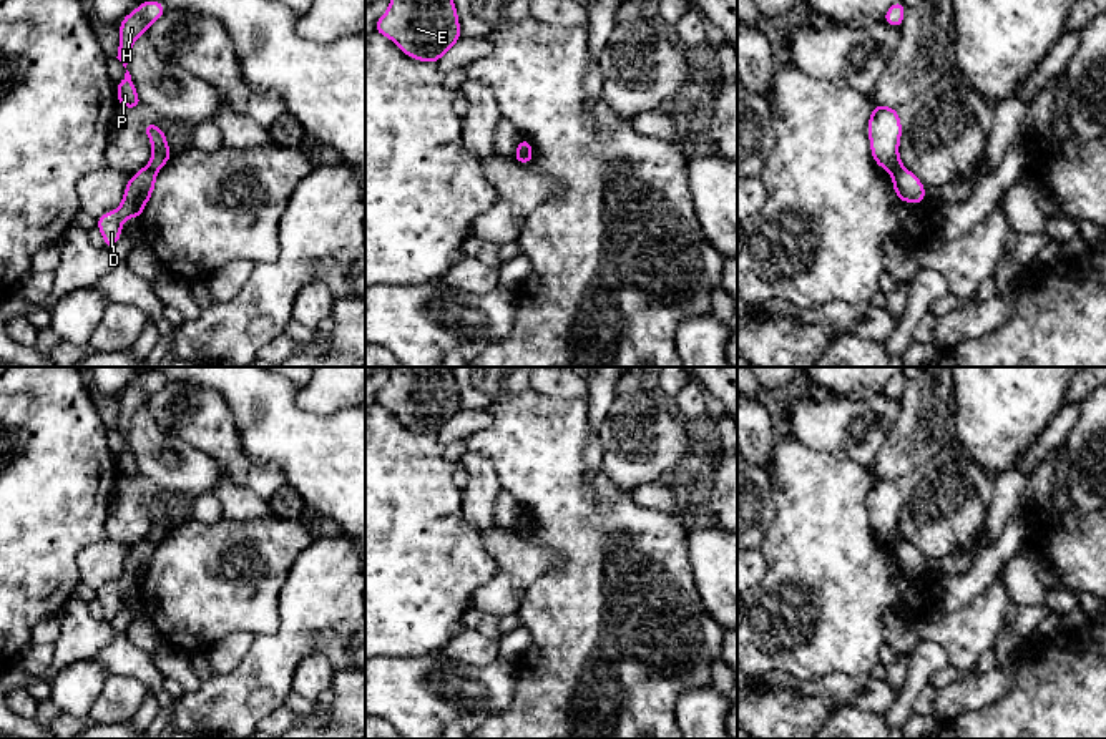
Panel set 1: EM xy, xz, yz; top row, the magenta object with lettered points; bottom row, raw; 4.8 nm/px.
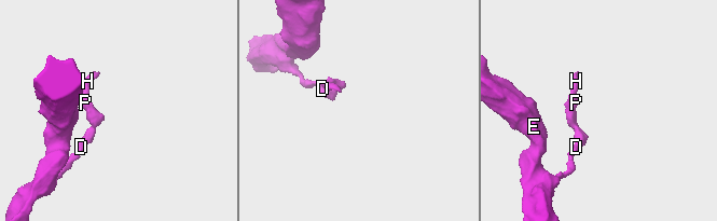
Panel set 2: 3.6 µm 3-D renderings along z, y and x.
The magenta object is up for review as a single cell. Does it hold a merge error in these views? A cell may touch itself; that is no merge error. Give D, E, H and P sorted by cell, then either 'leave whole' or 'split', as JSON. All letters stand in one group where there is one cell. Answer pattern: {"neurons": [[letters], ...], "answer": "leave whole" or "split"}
{"neurons": [["D", "E"], ["H", "P"]], "answer": "split"}

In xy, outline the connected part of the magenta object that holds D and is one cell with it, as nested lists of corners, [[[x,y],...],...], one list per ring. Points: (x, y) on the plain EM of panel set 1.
[[[143,540],[128,551],[121,578],[96,590],[96,600],[105,611],[105,621],[111,623],[121,609],[123,593],[126,590],[139,590],[149,573],[156,556],[156,545]]]

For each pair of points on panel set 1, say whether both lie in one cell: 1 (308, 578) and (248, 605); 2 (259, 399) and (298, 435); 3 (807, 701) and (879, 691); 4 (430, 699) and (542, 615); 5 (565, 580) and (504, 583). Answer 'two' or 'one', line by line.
1: two
2: one
3: one
4: two
5: two

